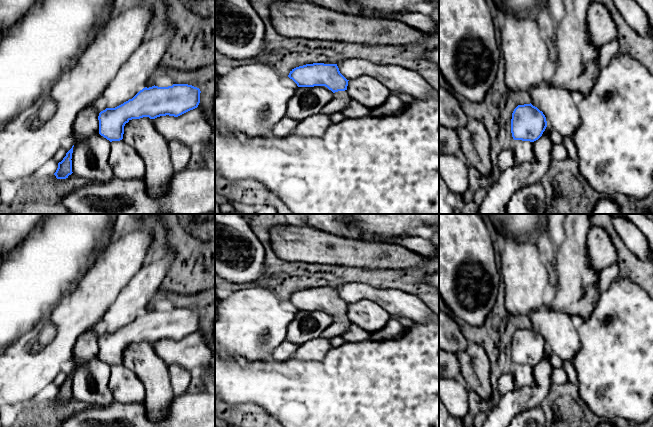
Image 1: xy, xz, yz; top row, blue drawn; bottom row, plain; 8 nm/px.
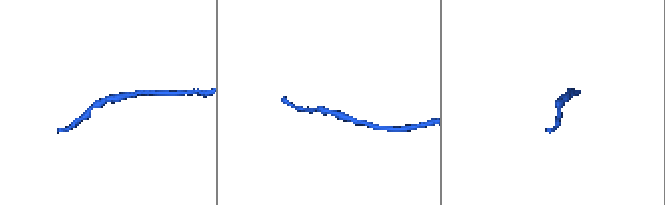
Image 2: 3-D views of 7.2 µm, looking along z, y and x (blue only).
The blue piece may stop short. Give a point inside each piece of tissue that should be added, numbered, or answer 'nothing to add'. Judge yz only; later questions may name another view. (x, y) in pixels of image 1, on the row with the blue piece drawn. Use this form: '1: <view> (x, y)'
nothing to add

